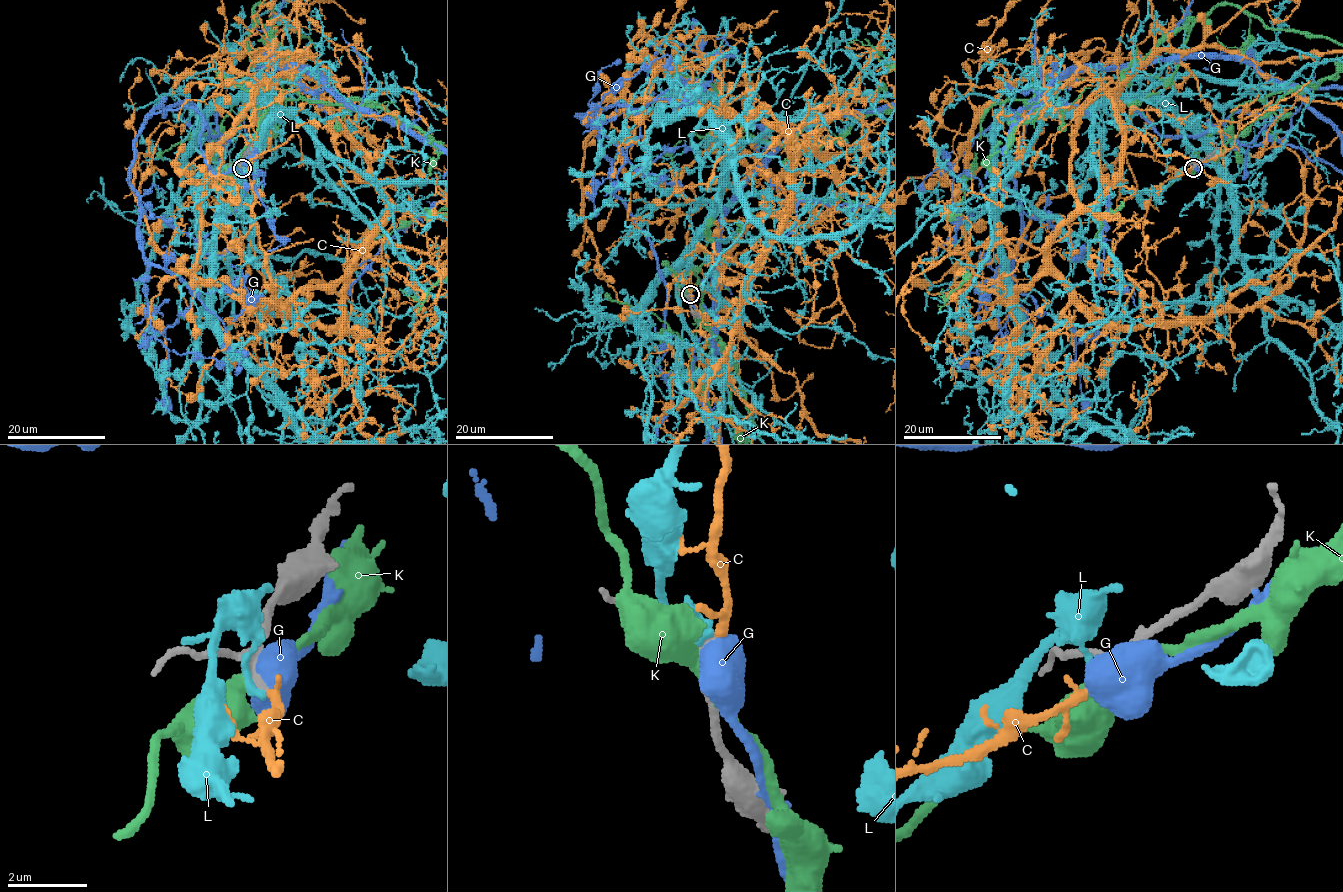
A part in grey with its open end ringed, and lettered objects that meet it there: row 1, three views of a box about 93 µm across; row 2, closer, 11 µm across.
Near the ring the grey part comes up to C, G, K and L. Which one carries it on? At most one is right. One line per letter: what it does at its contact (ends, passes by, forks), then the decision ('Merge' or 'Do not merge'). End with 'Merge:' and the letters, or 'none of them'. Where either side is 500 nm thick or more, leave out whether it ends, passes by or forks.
C: It passes by. Merge
G: Do not merge
K: It passes by. Do not merge
L: It ends there. Do not merge
Merge: C

